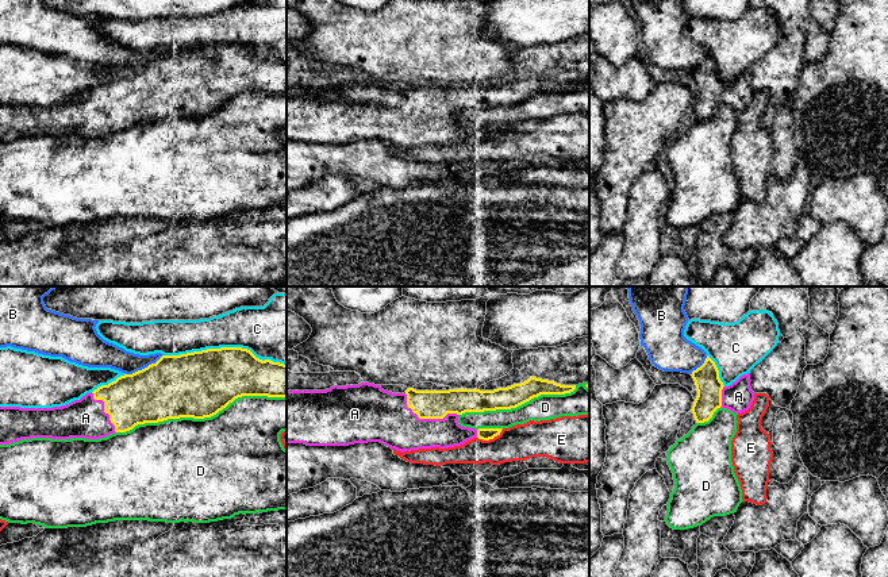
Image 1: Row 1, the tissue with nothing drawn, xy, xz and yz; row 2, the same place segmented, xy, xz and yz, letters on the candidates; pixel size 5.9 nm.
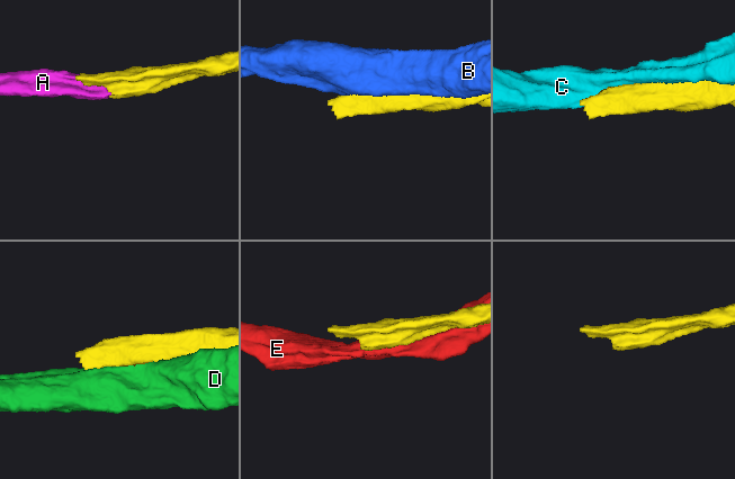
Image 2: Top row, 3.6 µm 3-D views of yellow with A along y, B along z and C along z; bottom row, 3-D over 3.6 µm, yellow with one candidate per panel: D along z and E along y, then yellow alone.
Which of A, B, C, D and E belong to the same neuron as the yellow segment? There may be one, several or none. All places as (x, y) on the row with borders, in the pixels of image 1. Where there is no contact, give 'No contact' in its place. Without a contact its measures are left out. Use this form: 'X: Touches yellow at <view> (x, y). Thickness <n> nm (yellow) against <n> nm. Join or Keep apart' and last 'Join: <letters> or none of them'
A: Touches yellow at xz (427, 418). Thickness 180 nm (yellow) against 300 nm. Join
B: Touches yellow at xy (145, 368). Thickness 380 nm (yellow) against 150 nm. Keep apart
C: Touches yellow at xy (225, 347). Thickness 380 nm (yellow) against 280 nm. Keep apart
D: Touches yellow at xy (200, 418). Thickness 400 nm (yellow) against 500 nm. Keep apart
E: Touches yellow at xz (489, 438). Thickness 80 nm (yellow) against 220 nm. Keep apart
Join: A

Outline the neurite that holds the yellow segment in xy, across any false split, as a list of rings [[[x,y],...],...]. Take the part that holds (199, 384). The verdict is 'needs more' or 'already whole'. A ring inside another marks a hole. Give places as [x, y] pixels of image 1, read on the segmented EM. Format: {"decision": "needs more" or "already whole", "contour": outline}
{"decision": "needs more", "contour": [[[242,347],[162,355],[155,363],[132,374],[120,376],[62,407],[0,407],[0,445],[31,438],[100,439],[145,423],[211,418],[242,396],[287,397],[287,365],[262,361]]]}

